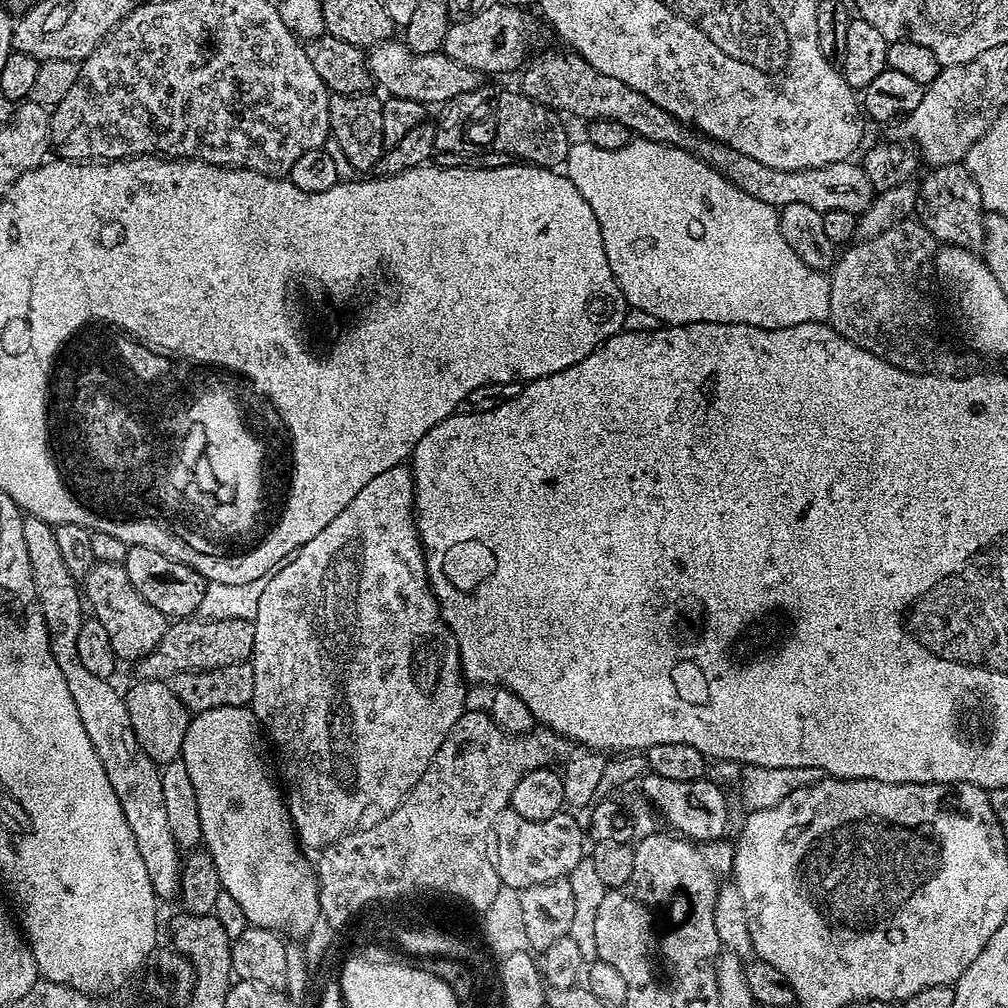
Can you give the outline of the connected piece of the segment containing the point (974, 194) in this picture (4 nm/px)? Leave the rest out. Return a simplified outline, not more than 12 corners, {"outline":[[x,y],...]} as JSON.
{"outline":[[963,163],[918,184],[918,219],[941,245],[983,249],[978,182]]}

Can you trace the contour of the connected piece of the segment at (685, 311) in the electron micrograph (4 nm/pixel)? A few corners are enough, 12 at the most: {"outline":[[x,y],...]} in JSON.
{"outline":[[673,144],[568,149],[629,309],[823,324],[780,213]]}

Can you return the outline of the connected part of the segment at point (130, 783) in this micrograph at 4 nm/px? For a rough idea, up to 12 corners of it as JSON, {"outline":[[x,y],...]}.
{"outline":[[55,527],[22,538],[54,662],[78,706],[157,897],[180,890],[182,850],[161,769],[115,683],[78,655],[86,604]]}

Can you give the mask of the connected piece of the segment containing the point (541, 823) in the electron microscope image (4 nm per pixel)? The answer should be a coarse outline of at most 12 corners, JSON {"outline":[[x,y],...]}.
{"outline":[[511,810],[494,829],[501,885],[568,878],[586,856],[585,829],[561,810]]}

